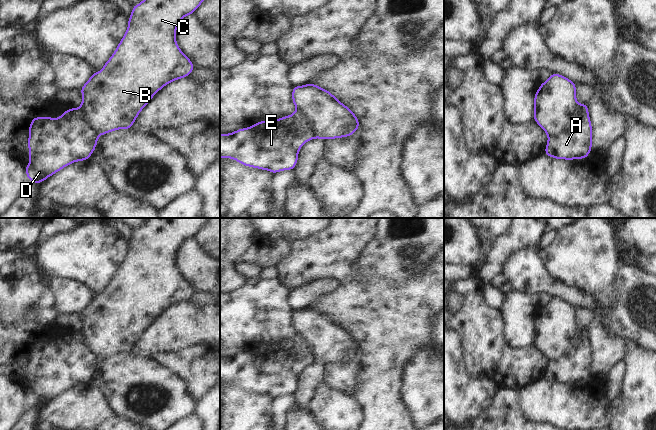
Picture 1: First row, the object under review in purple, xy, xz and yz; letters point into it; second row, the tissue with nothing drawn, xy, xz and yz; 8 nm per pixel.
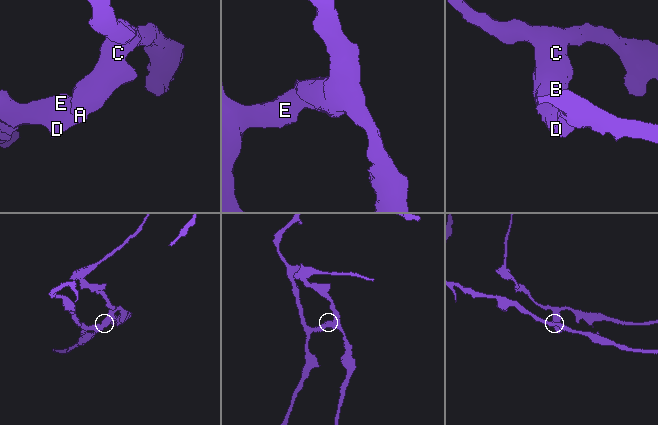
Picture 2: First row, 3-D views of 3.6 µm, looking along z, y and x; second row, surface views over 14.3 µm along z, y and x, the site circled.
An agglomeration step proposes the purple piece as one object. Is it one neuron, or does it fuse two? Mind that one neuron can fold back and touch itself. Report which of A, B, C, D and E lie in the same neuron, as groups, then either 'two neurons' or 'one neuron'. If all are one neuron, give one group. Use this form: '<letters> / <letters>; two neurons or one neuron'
A D E / B C; two neurons

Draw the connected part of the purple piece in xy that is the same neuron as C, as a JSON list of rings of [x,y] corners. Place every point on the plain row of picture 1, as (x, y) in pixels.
[[[149,218],[139,228],[133,229],[131,239],[128,243],[128,252],[120,264],[117,272],[112,280],[106,285],[103,292],[97,297],[94,296],[89,304],[80,312],[82,318],[82,327],[79,333],[82,335],[85,344],[89,350],[97,357],[98,360],[110,357],[115,354],[128,354],[135,347],[136,342],[142,333],[151,325],[153,320],[167,308],[181,302],[188,301],[195,293],[192,285],[181,275],[176,266],[176,254],[180,245],[187,239],[194,238],[198,231],[202,228],[208,218]]]

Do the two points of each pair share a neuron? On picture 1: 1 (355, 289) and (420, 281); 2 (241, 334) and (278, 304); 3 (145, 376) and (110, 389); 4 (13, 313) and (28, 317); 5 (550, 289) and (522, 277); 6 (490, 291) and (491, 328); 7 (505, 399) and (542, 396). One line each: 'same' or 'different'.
1: same
2: same
3: same
4: different
5: same
6: different
7: different

